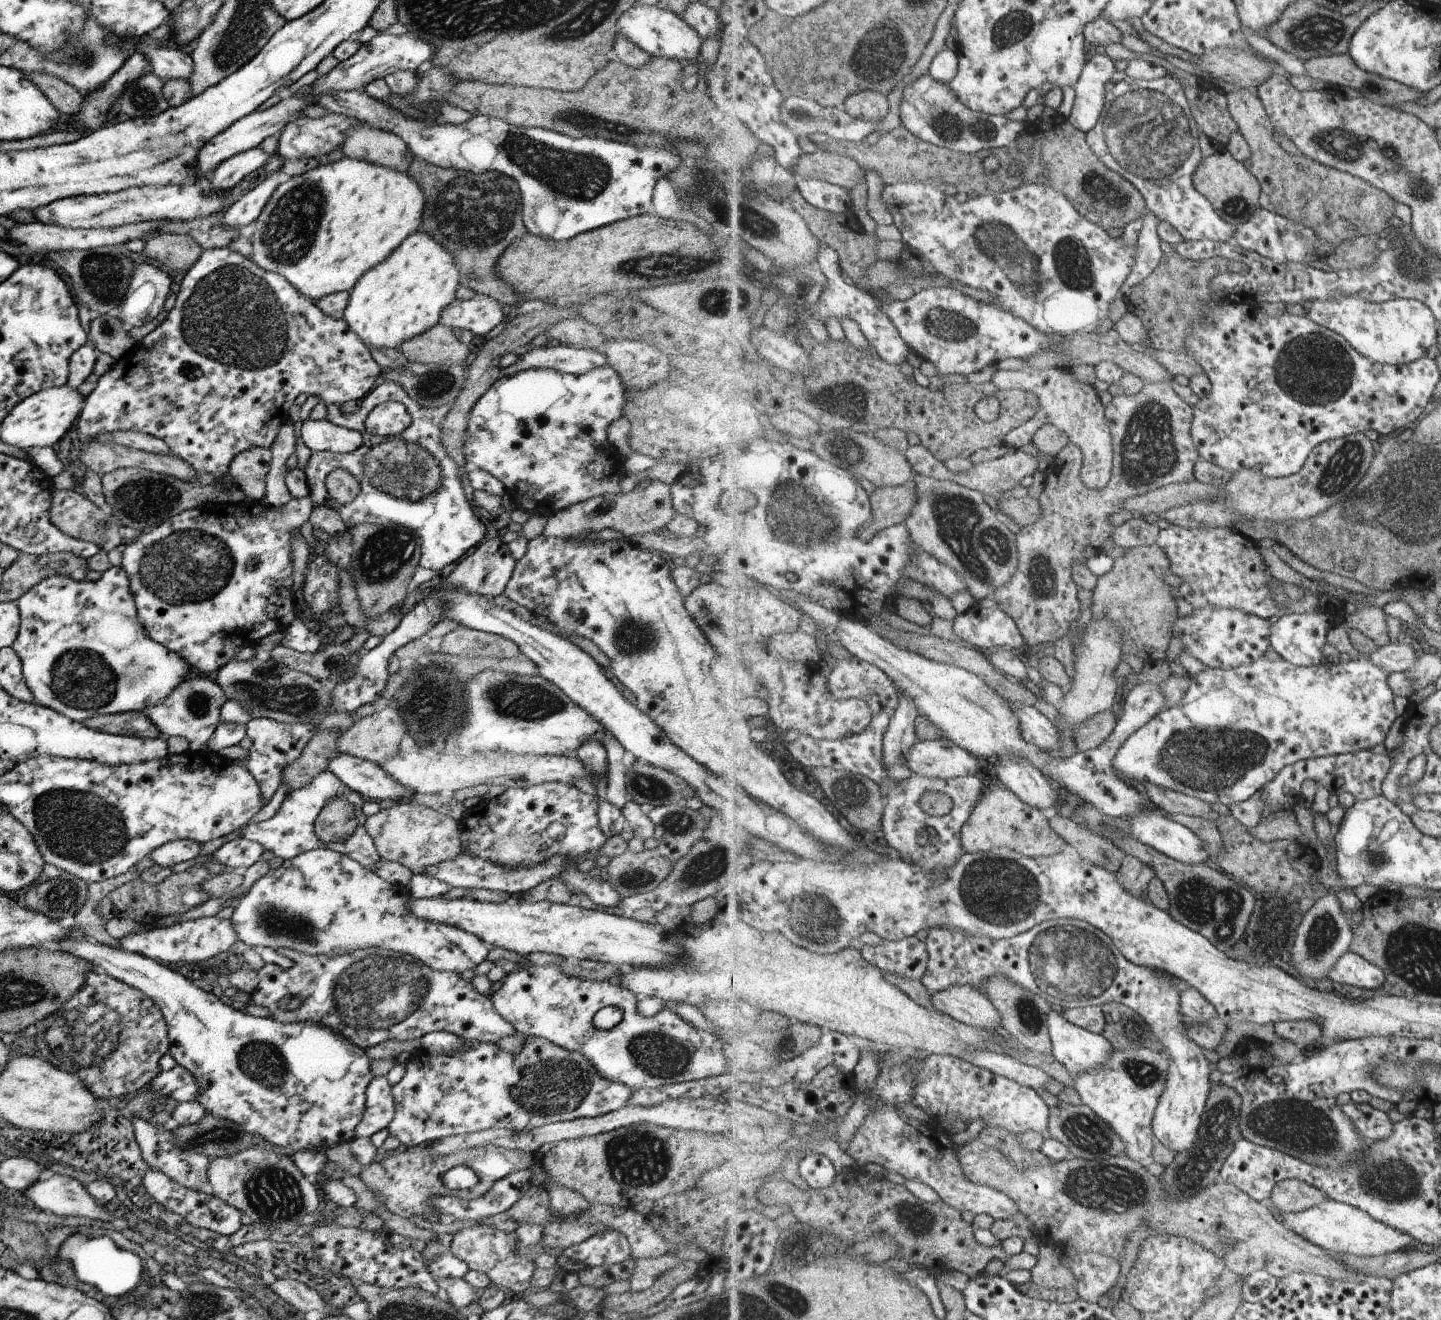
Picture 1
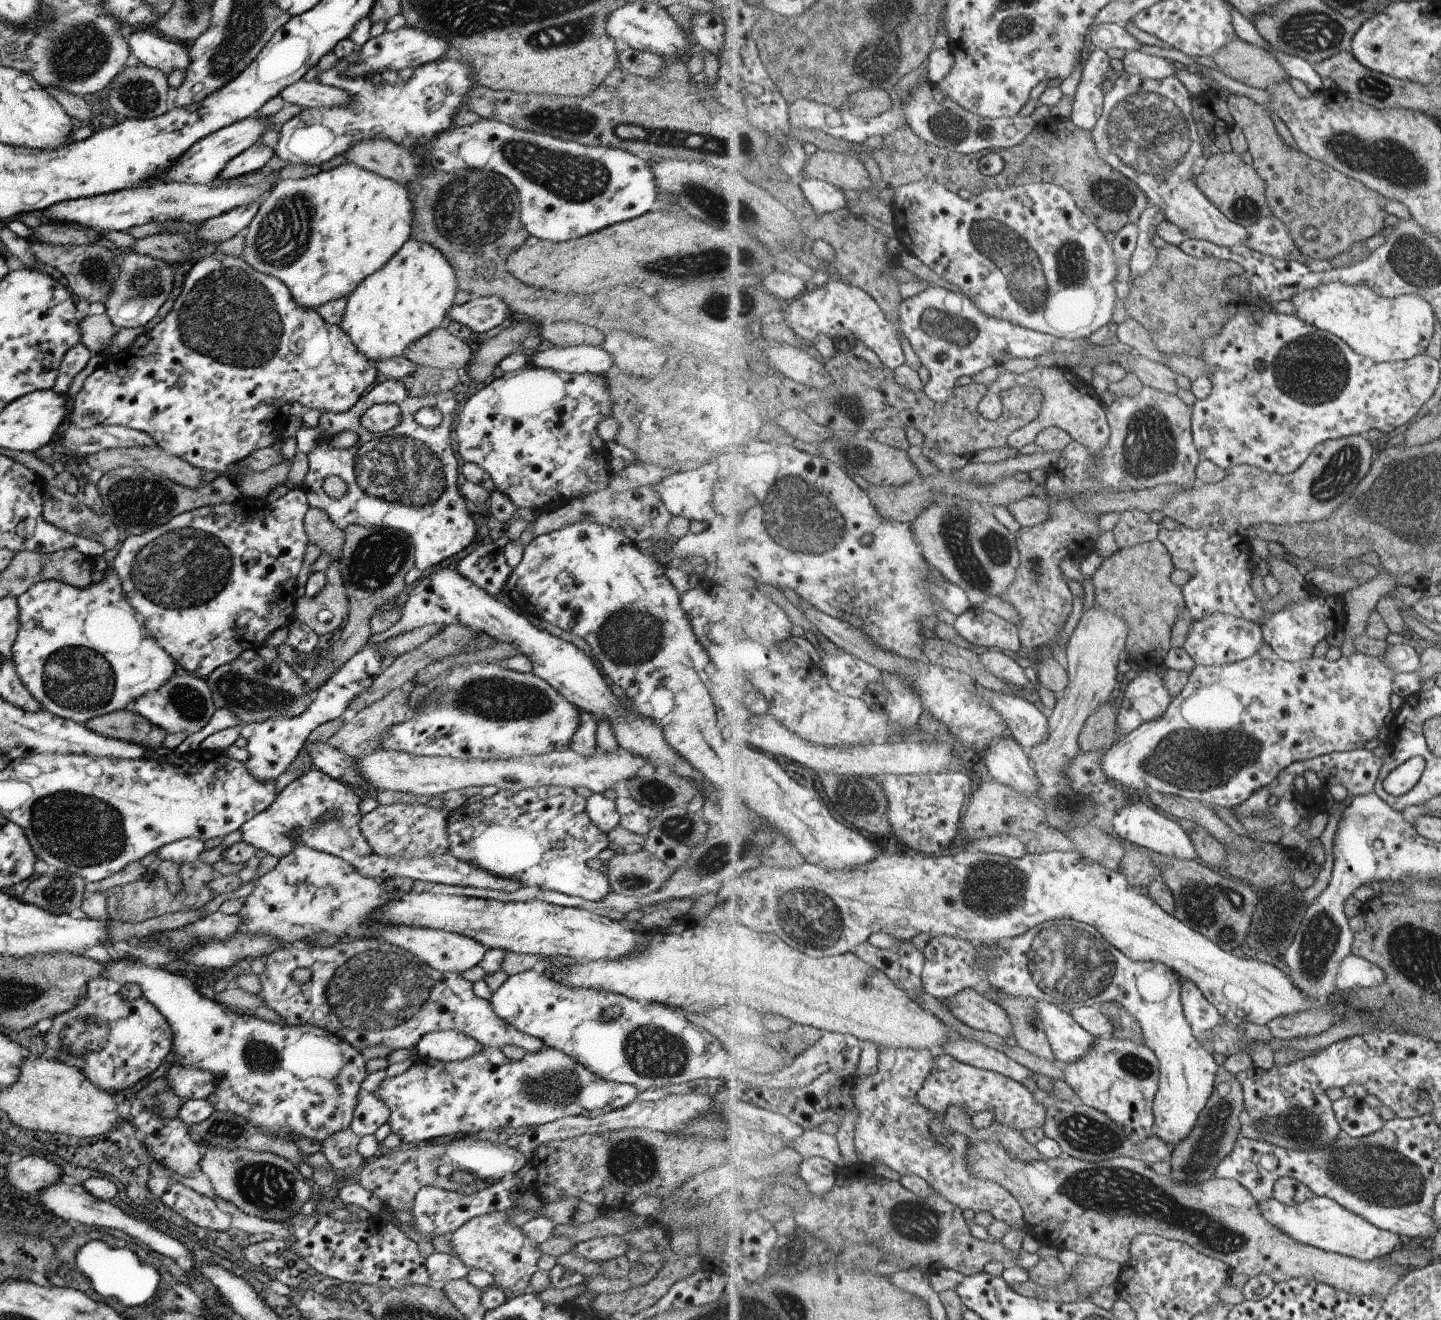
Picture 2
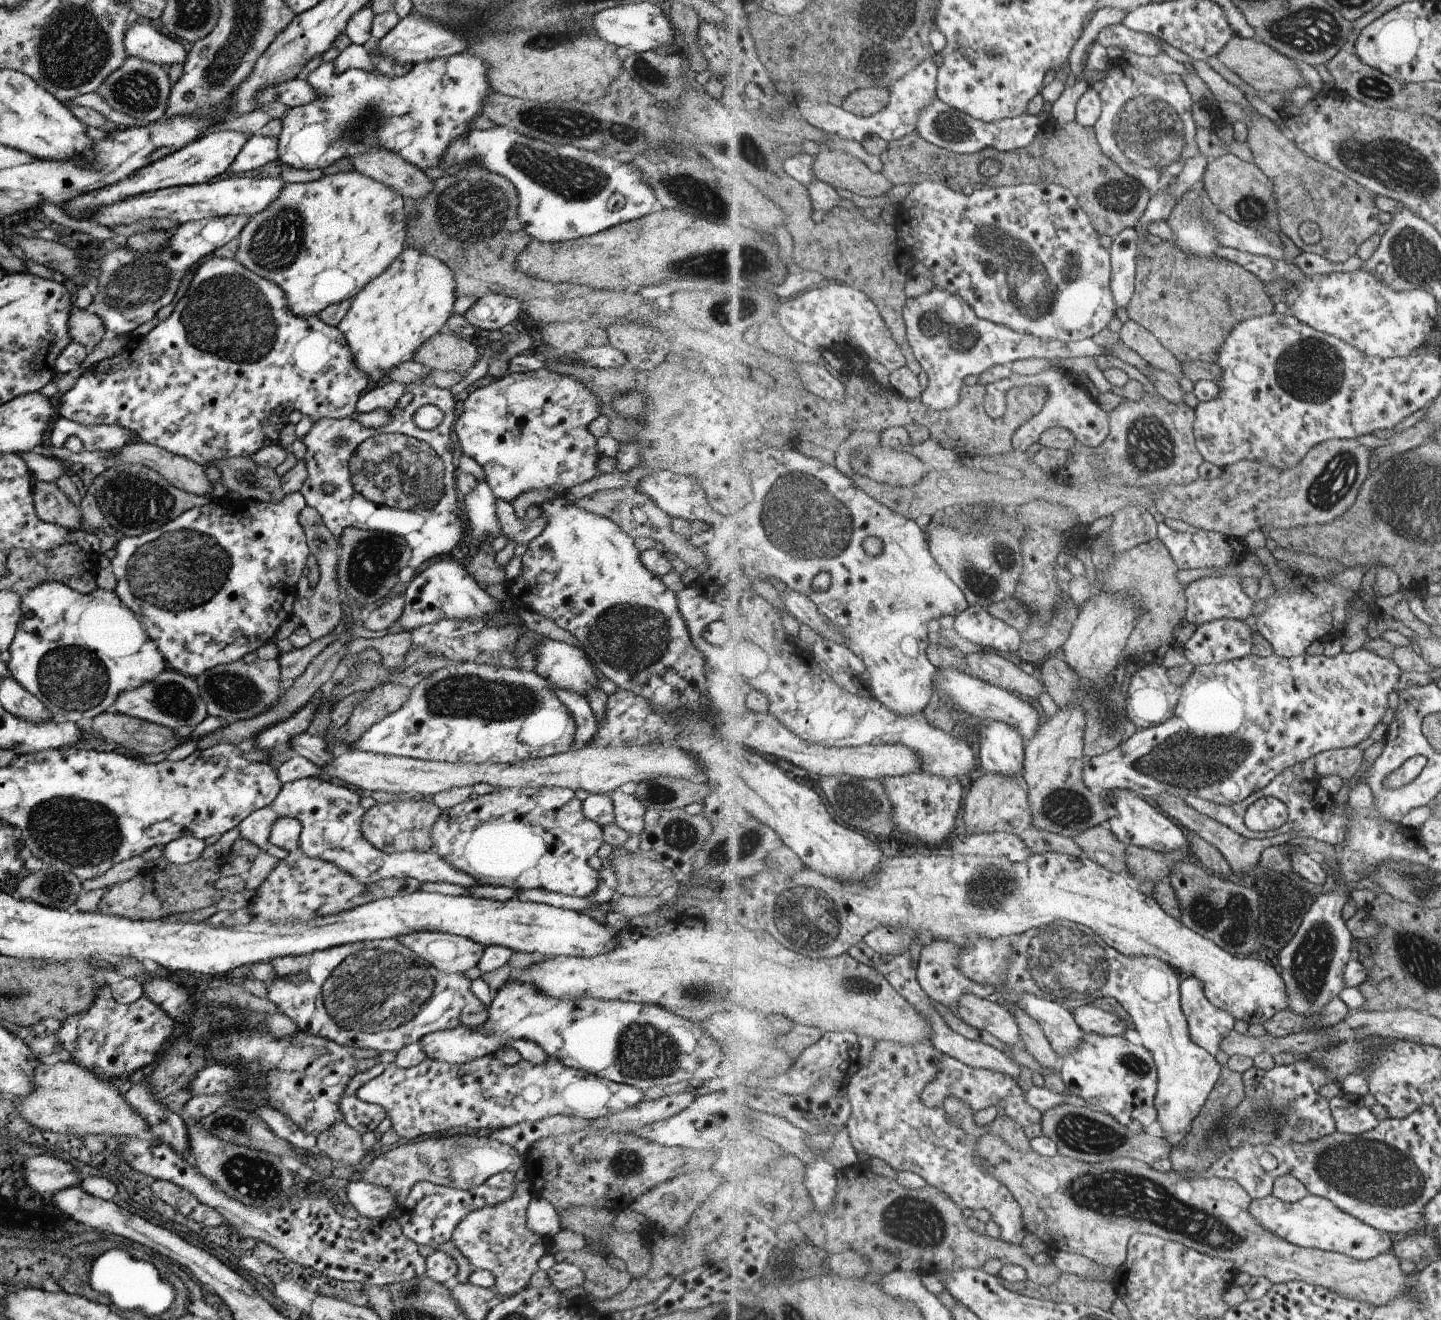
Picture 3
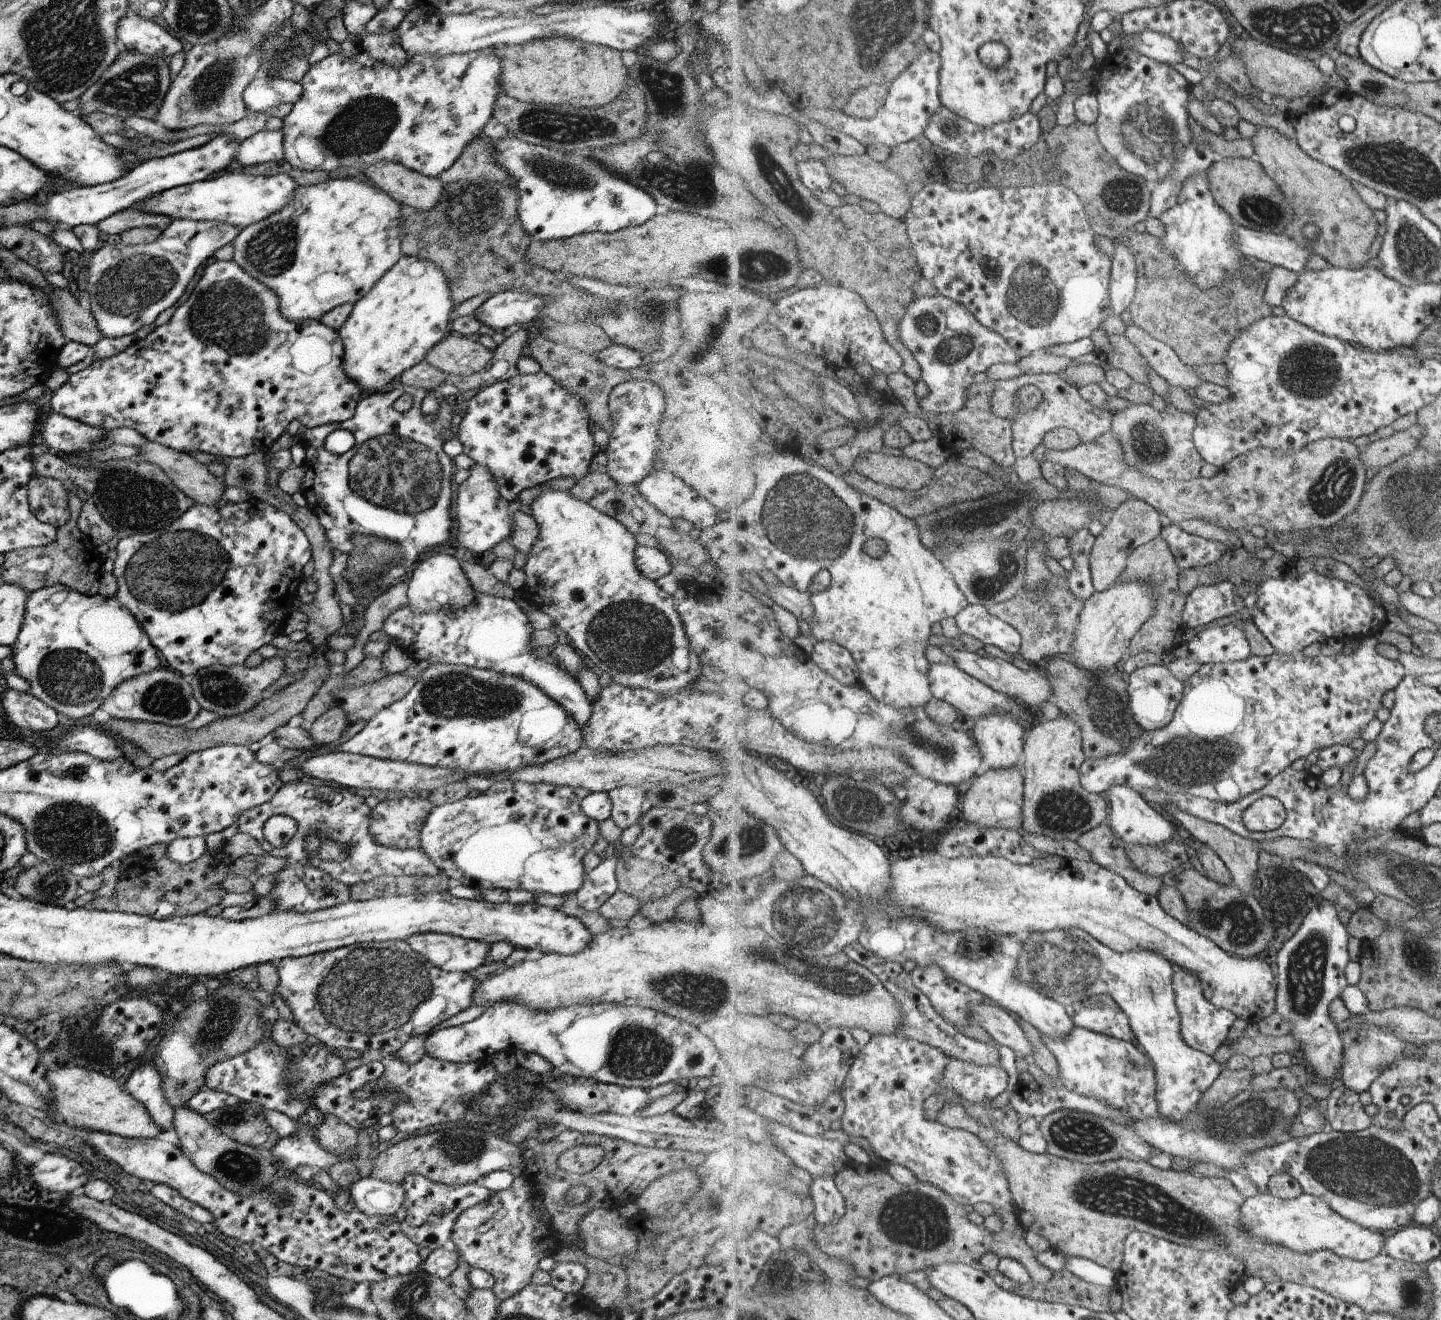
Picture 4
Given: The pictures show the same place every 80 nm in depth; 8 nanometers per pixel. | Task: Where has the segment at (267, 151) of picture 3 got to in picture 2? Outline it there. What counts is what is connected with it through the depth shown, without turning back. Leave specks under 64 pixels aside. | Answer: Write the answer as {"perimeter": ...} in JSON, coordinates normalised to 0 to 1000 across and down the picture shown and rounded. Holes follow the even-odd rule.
{"perimeter":[[[182,106],[176,108],[173,112],[169,114],[165,118],[163,118],[163,120],[156,124],[153,130],[151,132],[151,136],[164,136],[184,126],[190,117],[190,114],[185,110],[185,108],[183,108]]]}

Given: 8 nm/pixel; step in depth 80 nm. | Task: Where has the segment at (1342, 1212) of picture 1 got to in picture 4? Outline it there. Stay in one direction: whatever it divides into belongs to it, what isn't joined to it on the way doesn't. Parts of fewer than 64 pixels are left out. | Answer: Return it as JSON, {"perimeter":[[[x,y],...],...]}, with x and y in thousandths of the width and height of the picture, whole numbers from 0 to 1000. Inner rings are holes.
{"perimeter":[[[881,904],[865,907],[862,914],[862,926],[864,933],[870,938],[903,950],[922,947],[933,953],[950,955],[958,952],[961,945],[962,935],[931,923],[920,909],[906,905],[899,908],[889,908]]]}

